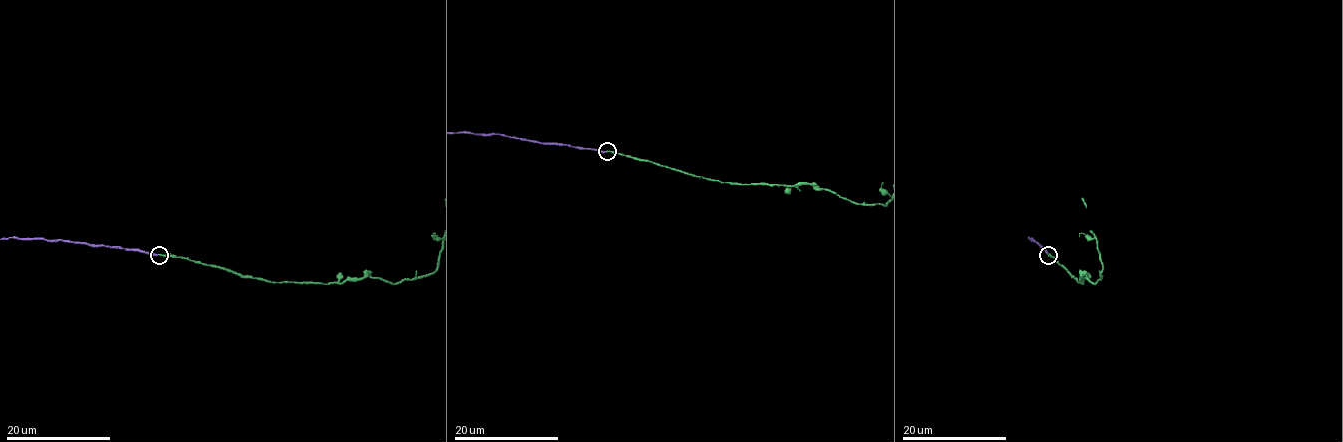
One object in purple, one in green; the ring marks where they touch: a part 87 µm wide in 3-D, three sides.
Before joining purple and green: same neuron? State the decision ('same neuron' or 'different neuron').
different neuron

